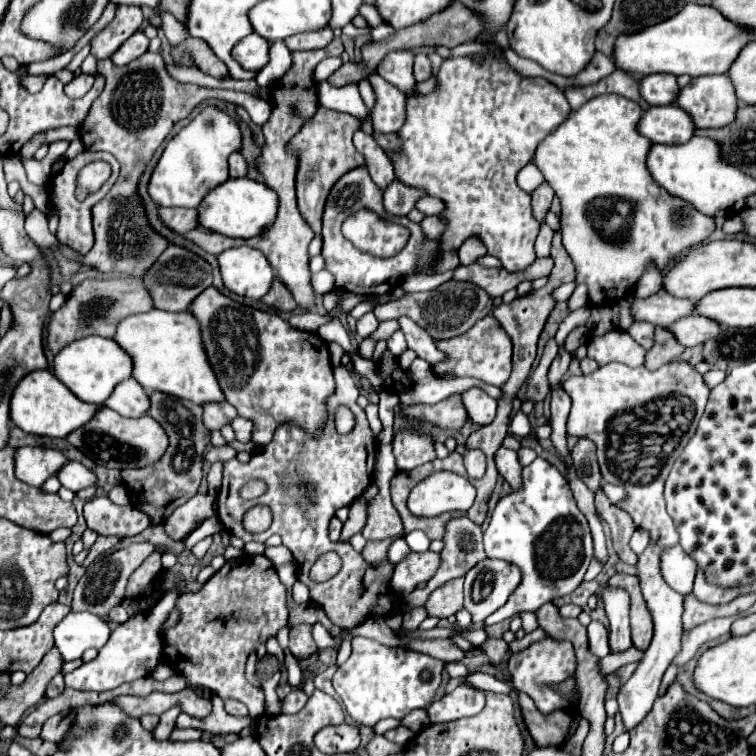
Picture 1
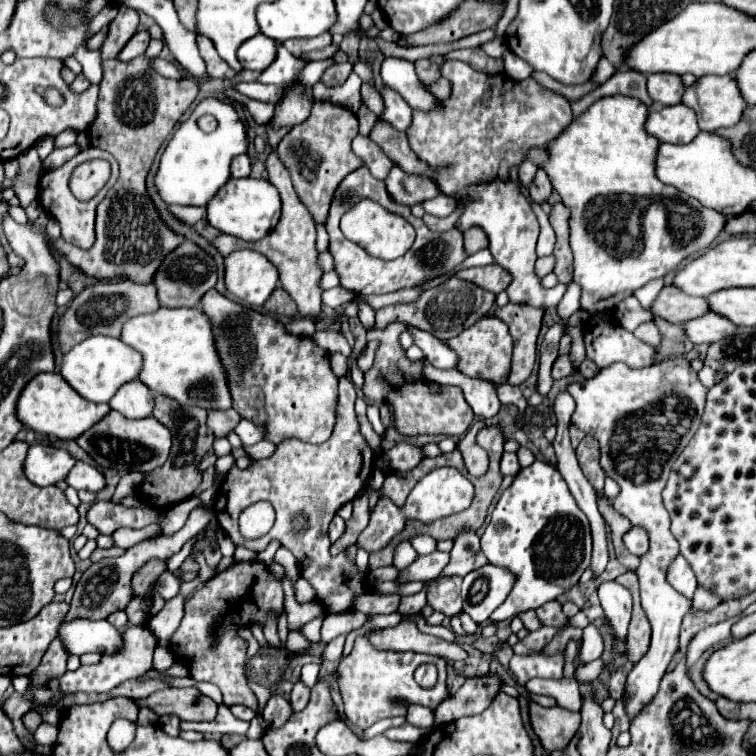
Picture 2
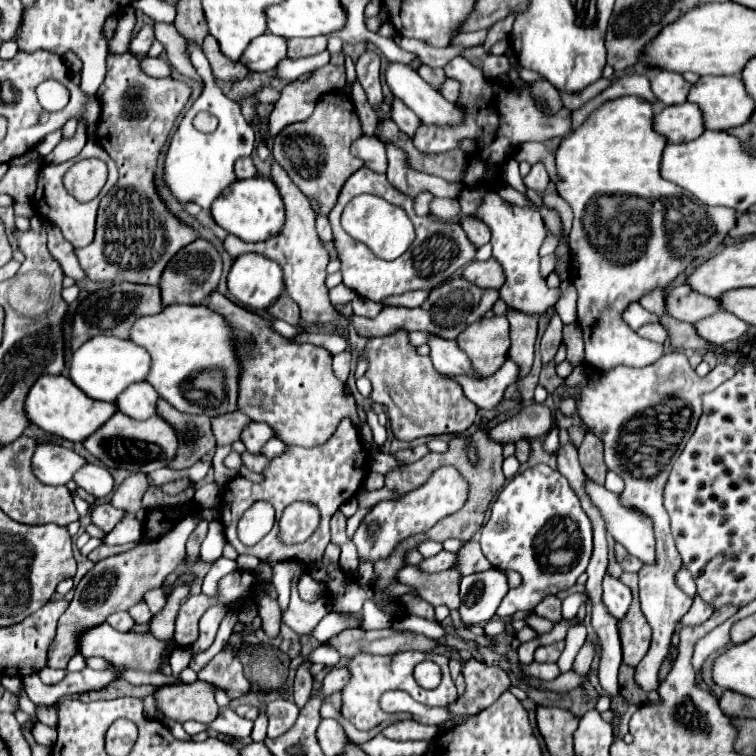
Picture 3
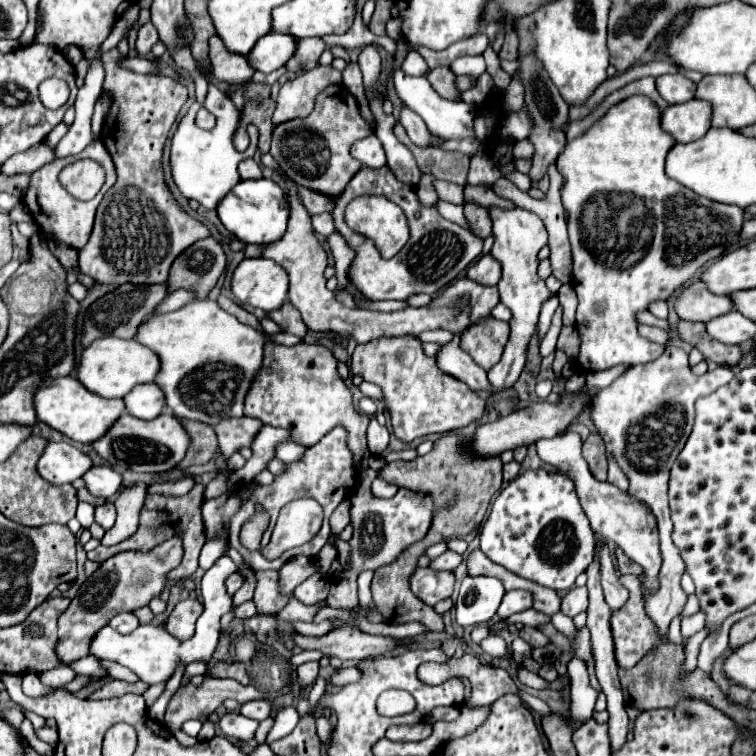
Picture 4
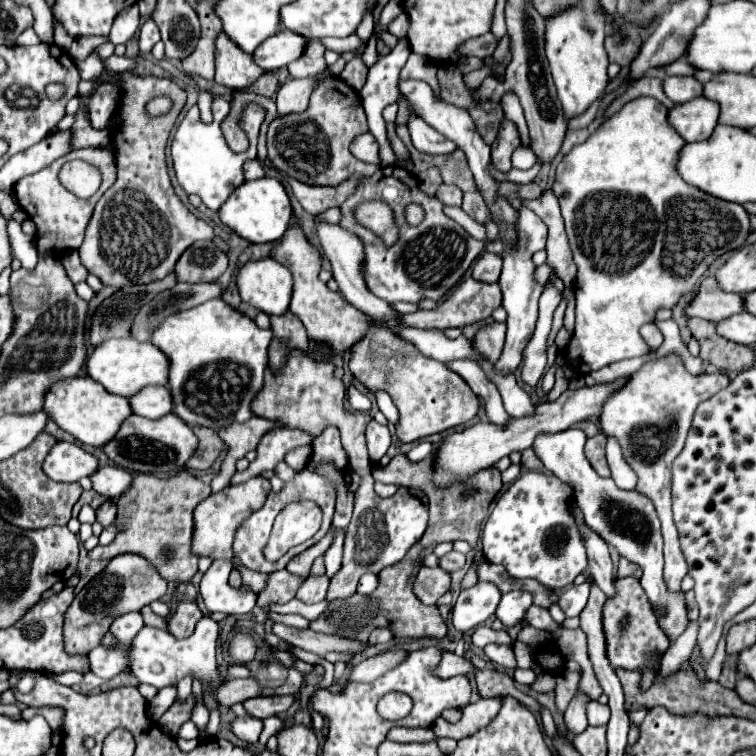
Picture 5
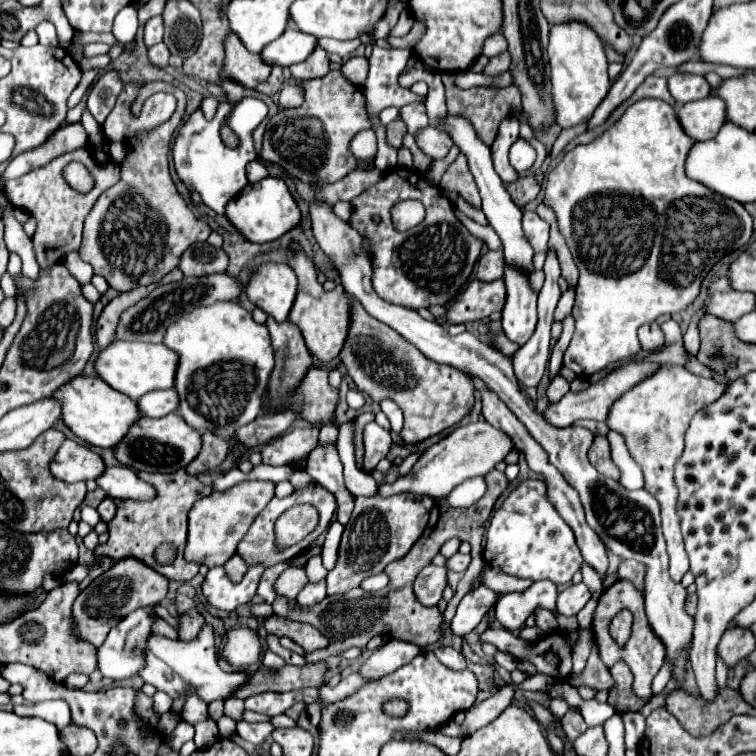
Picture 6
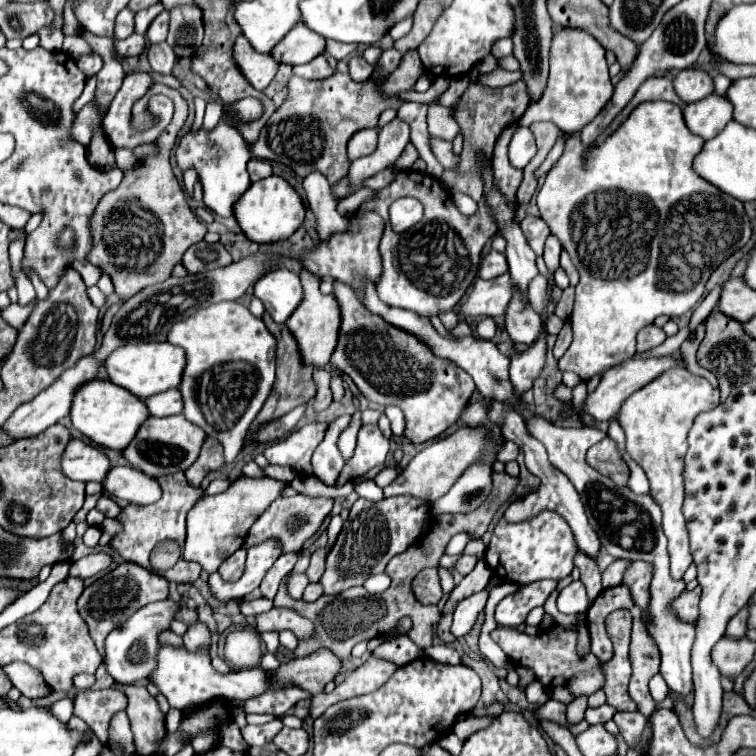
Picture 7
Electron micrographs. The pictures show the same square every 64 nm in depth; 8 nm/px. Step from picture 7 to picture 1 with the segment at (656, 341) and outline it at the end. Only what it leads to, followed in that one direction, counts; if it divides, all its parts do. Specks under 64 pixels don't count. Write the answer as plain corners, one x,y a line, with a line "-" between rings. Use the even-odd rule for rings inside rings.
636,322
636,324
628,330
628,334
630,334
640,346
644,346
646,350
652,348
652,344
654,344
654,326
652,326
650,322

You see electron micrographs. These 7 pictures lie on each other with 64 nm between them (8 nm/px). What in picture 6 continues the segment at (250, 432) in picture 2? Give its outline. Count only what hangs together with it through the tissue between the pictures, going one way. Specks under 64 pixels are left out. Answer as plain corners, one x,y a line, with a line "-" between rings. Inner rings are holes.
320,426
292,428
262,448
262,462
270,466
300,464
318,446

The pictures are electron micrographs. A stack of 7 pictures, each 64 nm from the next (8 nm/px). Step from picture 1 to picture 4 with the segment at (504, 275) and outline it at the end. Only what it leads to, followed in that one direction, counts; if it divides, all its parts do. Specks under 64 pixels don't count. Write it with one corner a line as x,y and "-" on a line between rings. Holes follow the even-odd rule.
484,254
468,268
468,278
484,286
496,286
500,280
500,262
494,256

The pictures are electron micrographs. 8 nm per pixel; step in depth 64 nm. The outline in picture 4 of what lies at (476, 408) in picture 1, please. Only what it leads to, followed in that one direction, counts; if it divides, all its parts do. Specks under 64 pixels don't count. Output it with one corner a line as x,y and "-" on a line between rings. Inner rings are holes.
490,208
490,216
492,216
492,232
494,235
494,243
490,254
500,260
500,264
502,264
502,276
500,282
498,282
500,300
512,312
510,338
504,346
504,354
502,354
500,362
488,372
488,378
492,380
492,386
496,388
496,392
500,392
500,388
508,388
518,380
520,370
526,362
528,344
530,344
530,340
534,336
534,330
536,330
540,304
552,292
546,288
544,280
540,280
538,274
536,274
536,268
538,268
536,254
540,252
540,248
544,248
548,243
548,233
544,228
544,222
536,214
532,214
524,208
514,208
514,210

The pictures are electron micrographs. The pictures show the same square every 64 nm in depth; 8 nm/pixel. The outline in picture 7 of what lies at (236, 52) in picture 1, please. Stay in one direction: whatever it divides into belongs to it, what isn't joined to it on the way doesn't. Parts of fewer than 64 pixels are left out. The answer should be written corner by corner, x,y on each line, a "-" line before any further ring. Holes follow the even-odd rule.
296,24
292,28
292,32
288,32
288,36
284,36
284,40
280,40
280,44
272,50
272,56
276,56
276,60
280,60
280,64
306,64
308,60
314,60
316,56
326,52
326,40
312,32
308,26
304,24

